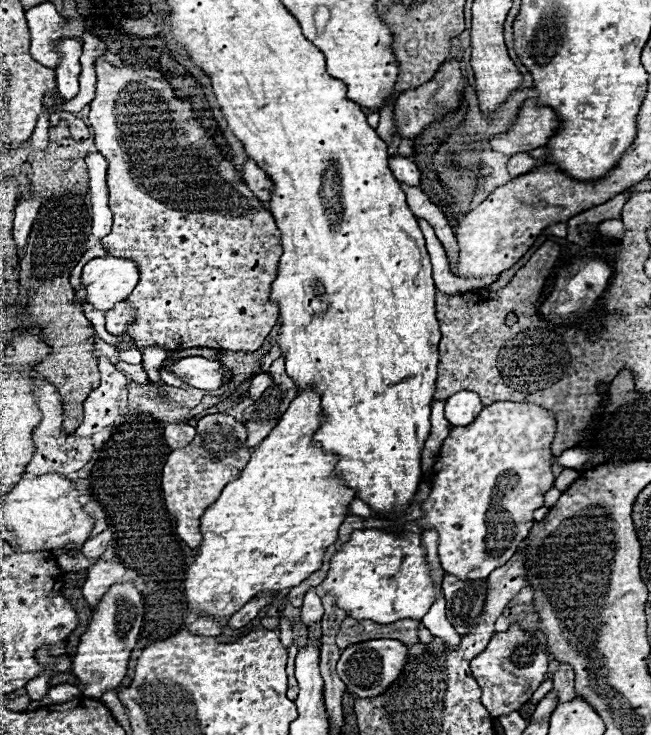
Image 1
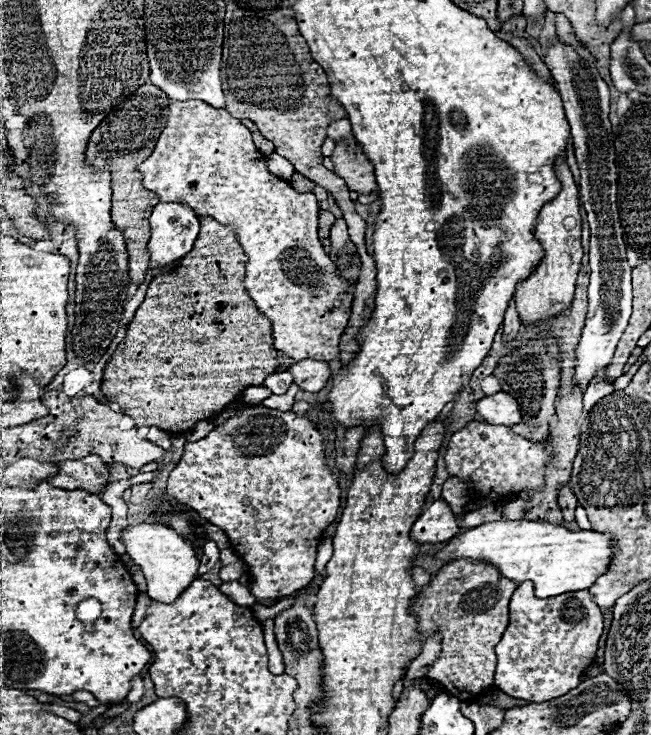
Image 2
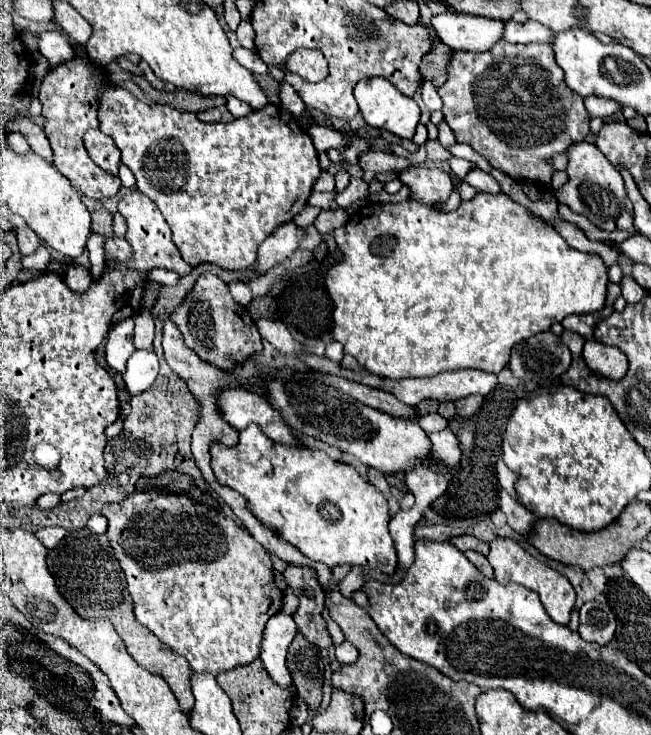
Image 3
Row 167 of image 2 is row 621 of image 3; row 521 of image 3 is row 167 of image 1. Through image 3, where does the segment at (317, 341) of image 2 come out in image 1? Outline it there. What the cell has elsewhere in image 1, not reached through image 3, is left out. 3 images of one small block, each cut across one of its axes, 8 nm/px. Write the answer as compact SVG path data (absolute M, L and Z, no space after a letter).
M102 56L96 58L94 70L98 70L96 72L98 86L96 86L96 96L90 104L88 120L96 132L96 148L108 160L108 172L106 172L108 206L114 214L112 230L108 236L100 240L100 244L108 248L108 256L132 258L136 266L140 266L140 282L136 290L126 298L126 302L134 306L134 320L126 326L128 334L134 338L136 346L162 346L168 350L178 350L178 348L216 348L216 350L232 350L232 352L258 350L278 320L278 306L268 298L270 284L276 278L276 268L280 258L280 232L274 224L272 214L262 208L262 202L256 200L254 194L242 182L242 174L234 168L230 160L222 156L220 148L200 126L200 120L192 114L190 100L176 98L172 86L162 78L160 72L154 72L150 68L132 68L132 66L116 68L108 64Z

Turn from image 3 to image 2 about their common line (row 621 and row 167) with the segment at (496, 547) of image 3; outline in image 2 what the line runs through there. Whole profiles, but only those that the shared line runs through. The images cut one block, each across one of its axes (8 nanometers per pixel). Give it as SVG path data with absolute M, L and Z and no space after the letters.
M566 156L556 158L554 172L562 184L562 190L554 200L544 204L534 228L534 238L540 242L544 250L544 258L528 278L516 284L516 292L514 292L514 302L522 324L536 324L538 320L548 320L552 316L558 316L562 310L566 310L574 298L574 284L580 270L580 260L582 260L580 202L578 202L578 186L570 174Z

